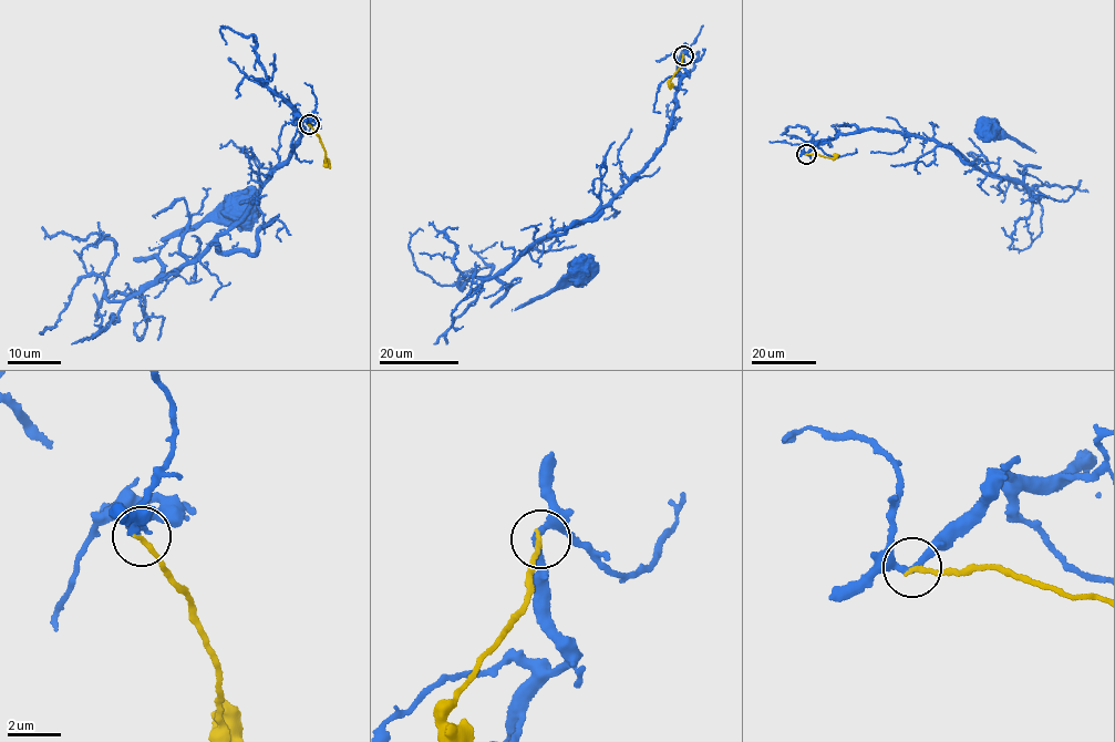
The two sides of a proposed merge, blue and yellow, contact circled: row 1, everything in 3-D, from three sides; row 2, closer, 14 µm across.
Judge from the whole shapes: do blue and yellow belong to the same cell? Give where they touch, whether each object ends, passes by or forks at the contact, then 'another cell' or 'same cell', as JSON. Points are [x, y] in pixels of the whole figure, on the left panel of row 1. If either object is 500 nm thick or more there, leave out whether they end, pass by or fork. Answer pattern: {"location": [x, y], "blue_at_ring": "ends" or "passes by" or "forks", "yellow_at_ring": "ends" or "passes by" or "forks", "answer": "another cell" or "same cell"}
{"location": [309, 124], "blue_at_ring": "passes by", "yellow_at_ring": "ends", "answer": "another cell"}

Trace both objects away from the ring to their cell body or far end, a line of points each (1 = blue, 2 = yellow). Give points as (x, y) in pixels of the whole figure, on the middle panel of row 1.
1: (683, 55), (659, 148), (594, 215), (498, 271), (502, 299), (515, 309), (580, 268)
2: (683, 55), (669, 89)

